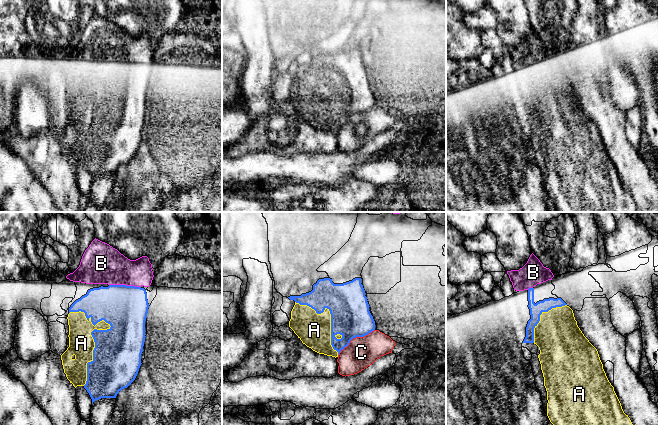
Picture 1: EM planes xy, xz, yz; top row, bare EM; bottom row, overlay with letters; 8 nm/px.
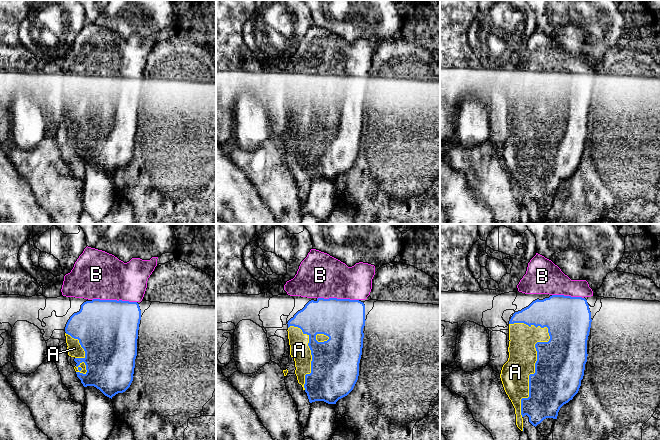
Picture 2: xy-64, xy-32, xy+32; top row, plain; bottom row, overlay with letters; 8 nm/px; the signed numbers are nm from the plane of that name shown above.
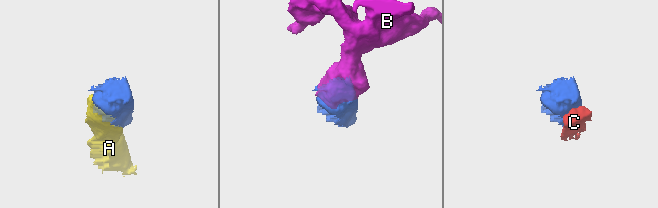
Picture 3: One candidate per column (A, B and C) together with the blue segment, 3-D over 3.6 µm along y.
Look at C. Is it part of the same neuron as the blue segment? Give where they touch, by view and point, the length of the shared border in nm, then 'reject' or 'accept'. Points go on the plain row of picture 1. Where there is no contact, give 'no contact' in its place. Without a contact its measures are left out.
xz (355, 113) | 360 nm | reject

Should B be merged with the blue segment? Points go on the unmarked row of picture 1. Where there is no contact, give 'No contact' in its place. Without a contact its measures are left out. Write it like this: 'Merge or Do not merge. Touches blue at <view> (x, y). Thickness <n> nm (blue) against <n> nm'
Merge. Touches blue at xy (125, 61). Thickness 360 nm (blue) against 320 nm

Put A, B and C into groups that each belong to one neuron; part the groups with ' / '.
A B / C

